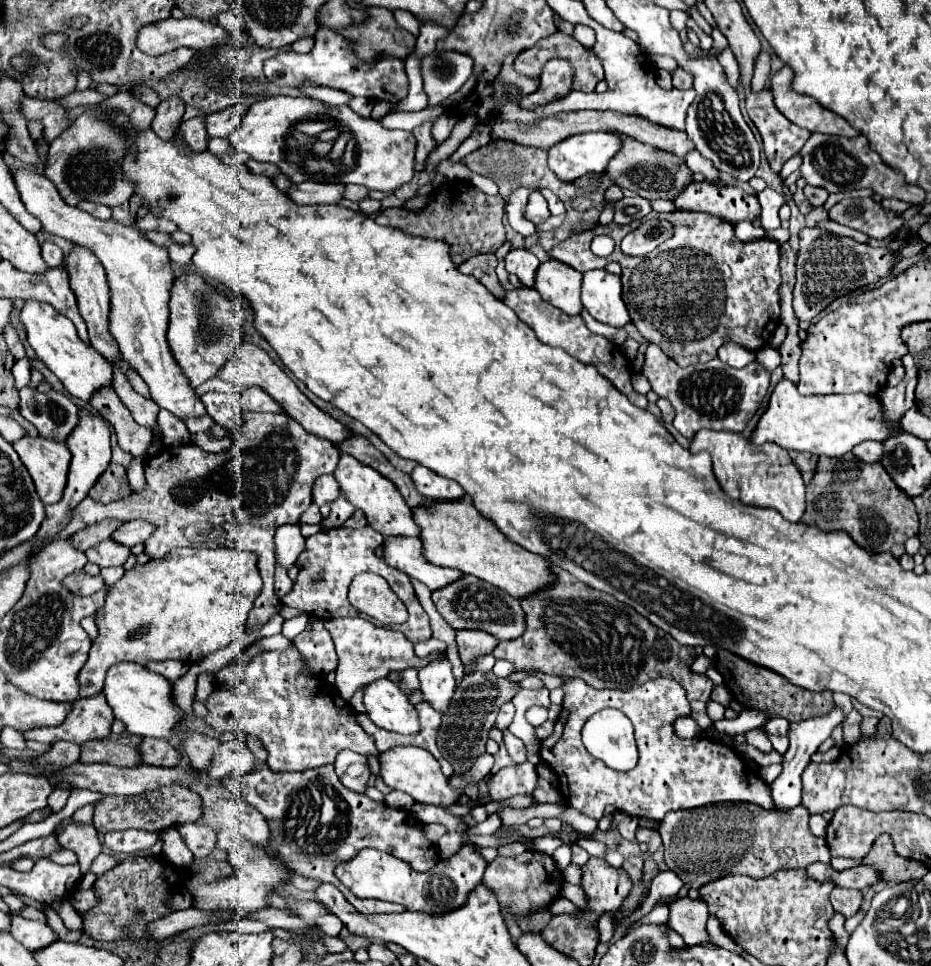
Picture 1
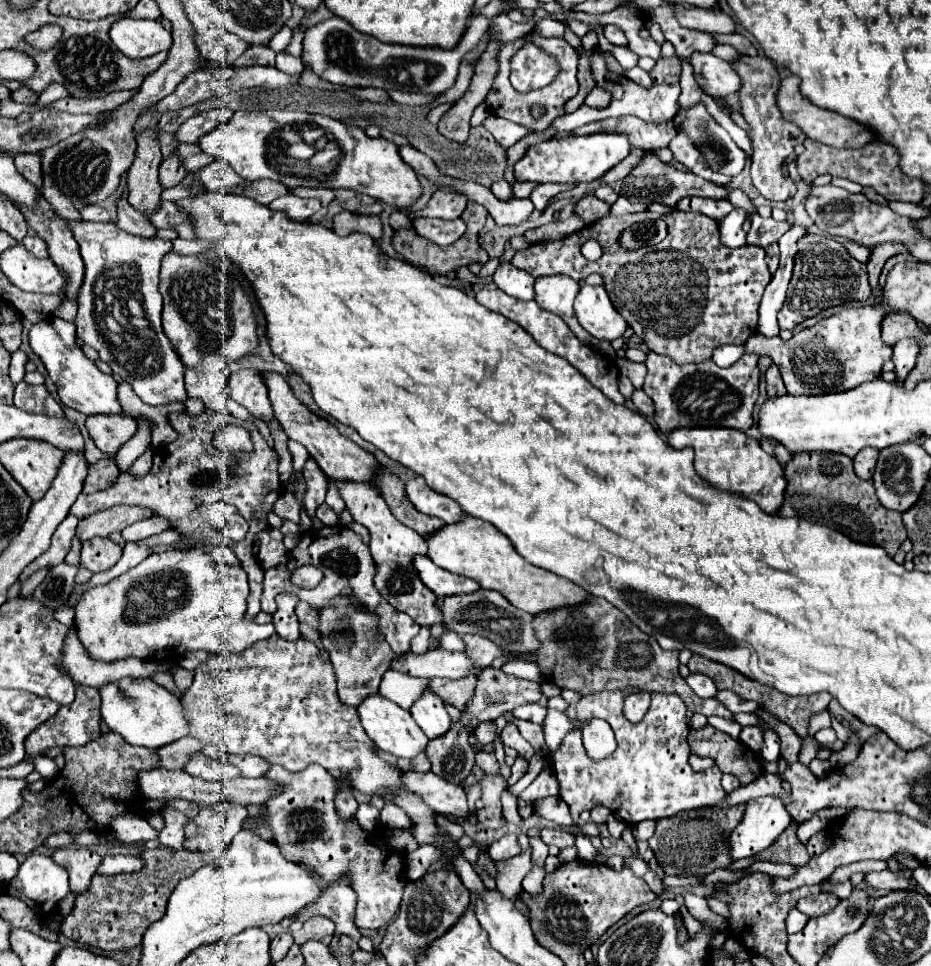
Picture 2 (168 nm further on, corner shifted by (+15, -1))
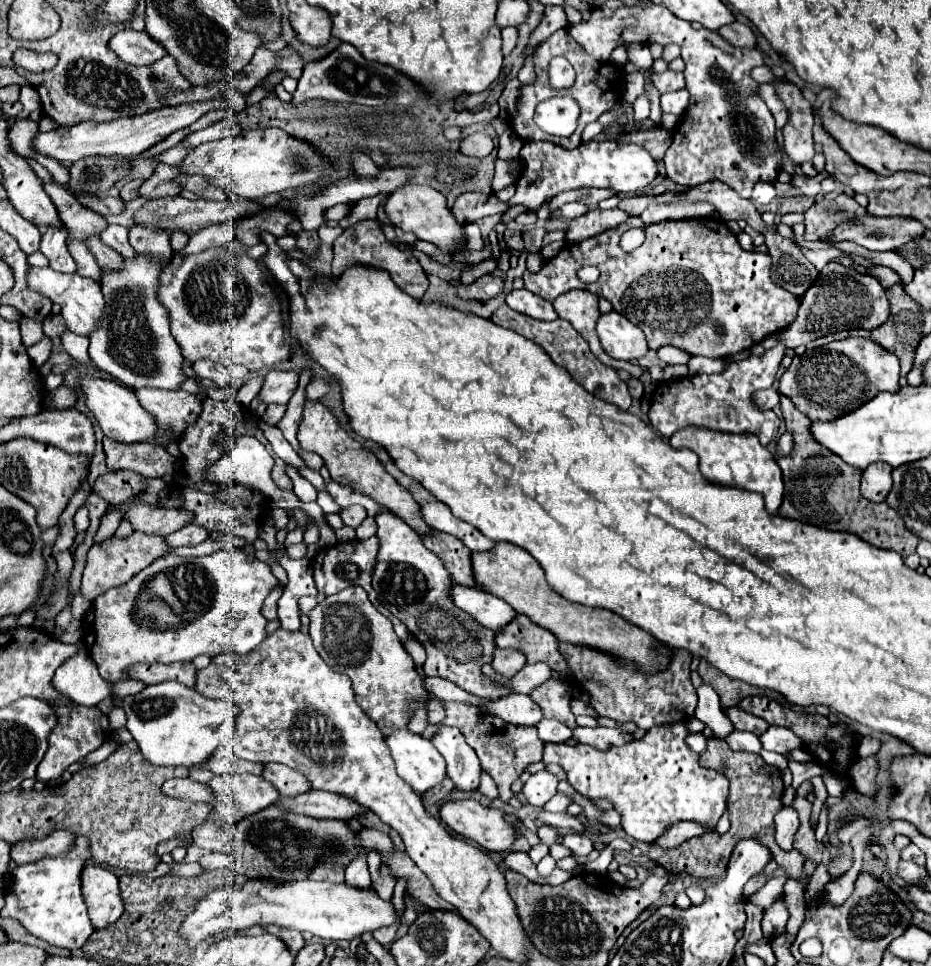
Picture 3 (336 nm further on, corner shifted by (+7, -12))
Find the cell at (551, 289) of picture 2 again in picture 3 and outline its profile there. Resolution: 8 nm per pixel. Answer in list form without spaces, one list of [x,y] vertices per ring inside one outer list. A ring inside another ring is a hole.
[[[568,291],[554,301],[554,309],[562,319],[572,323],[572,327],[588,341],[592,353],[604,365],[612,365],[614,369],[626,371],[626,361],[616,361],[616,359],[608,357],[600,345],[600,339],[596,337],[596,321],[600,317],[600,309],[598,309],[598,297],[594,293]]]

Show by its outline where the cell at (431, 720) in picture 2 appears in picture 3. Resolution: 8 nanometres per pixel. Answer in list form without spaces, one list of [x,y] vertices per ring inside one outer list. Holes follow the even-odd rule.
[[[440,727],[432,743],[446,759],[448,777],[452,779],[454,787],[464,793],[478,791],[482,775],[480,759],[474,749],[464,741],[464,737],[460,737],[460,731],[456,727]]]

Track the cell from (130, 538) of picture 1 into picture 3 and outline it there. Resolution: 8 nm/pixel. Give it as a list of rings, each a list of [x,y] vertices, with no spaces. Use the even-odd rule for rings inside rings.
[[[190,523],[184,529],[180,529],[176,533],[170,533],[166,537],[166,541],[168,541],[170,547],[182,547],[182,545],[198,545],[198,543],[206,541],[208,537],[210,537],[210,533],[204,527]]]

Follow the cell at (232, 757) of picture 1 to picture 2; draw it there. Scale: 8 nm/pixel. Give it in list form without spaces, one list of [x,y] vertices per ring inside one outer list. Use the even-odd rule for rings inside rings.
[[[232,754],[232,756],[228,756],[228,762],[232,766],[236,766],[248,778],[260,778],[270,768],[270,764],[266,760],[262,760],[258,756],[250,756],[250,754]]]

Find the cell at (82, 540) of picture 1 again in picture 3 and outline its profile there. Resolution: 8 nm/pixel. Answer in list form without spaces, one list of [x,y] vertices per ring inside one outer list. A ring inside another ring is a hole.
[[[134,505],[126,515],[124,515],[134,531],[142,533],[152,533],[152,535],[168,535],[192,521],[192,513],[184,509],[164,509],[156,505]]]

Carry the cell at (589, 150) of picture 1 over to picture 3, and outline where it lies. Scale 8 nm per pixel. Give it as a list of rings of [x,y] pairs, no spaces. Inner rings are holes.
[[[592,139],[572,151],[548,141],[530,141],[522,147],[520,159],[524,161],[524,171],[516,183],[516,193],[508,203],[510,207],[524,205],[532,211],[538,209],[548,197],[568,189],[610,187],[618,193],[632,193],[648,187],[658,177],[658,165],[644,147],[618,143],[614,139]]]

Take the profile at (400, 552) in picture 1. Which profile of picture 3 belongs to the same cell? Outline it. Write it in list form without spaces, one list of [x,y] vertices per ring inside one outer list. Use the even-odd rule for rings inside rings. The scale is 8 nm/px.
[[[452,583],[452,599],[460,609],[470,613],[478,623],[492,629],[494,633],[500,633],[500,629],[504,629],[504,625],[518,615],[500,597],[458,583]]]

